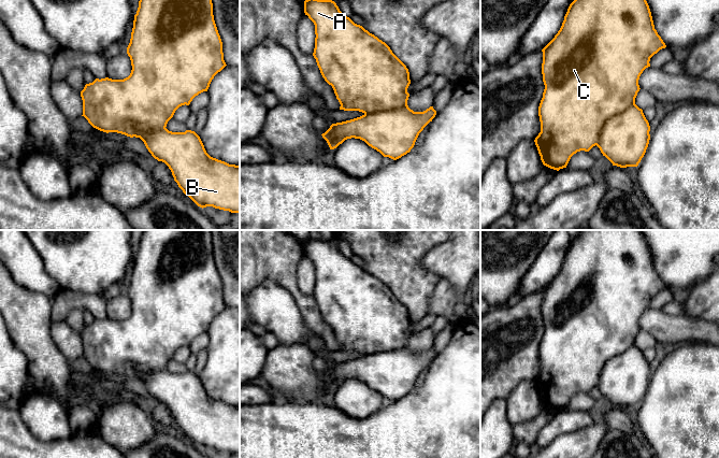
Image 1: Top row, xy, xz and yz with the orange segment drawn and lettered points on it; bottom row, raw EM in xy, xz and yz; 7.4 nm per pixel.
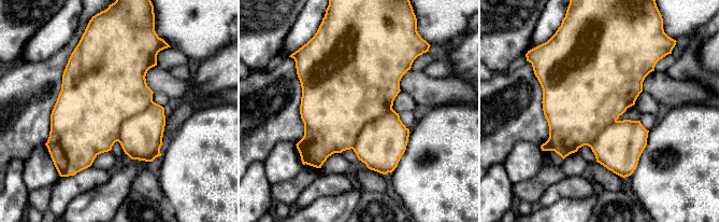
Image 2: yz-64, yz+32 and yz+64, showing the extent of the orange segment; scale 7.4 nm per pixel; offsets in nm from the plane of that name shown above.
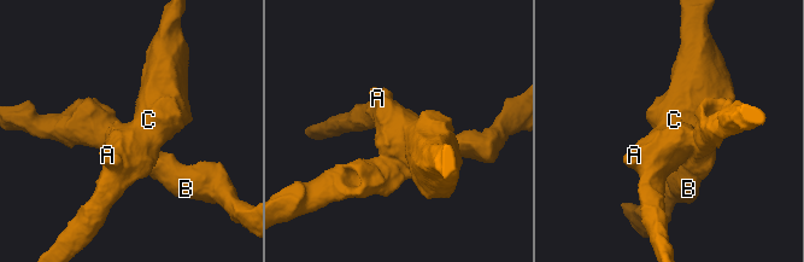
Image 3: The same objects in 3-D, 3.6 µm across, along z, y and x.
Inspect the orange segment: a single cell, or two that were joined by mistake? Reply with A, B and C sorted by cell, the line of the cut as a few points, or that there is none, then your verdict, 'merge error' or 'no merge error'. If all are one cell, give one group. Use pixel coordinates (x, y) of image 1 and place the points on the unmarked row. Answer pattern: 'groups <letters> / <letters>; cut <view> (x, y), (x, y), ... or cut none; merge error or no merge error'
groups A C / B; cut yz (634, 343), (606, 361), (595, 385); merge error

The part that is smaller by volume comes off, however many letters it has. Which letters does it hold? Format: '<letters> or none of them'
B

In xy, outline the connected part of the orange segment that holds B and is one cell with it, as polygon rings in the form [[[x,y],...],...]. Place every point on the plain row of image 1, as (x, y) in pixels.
[[[163,369],[145,373],[140,380],[155,400],[169,407],[178,428],[198,447],[240,454],[240,406],[211,398],[195,372],[172,373]]]

